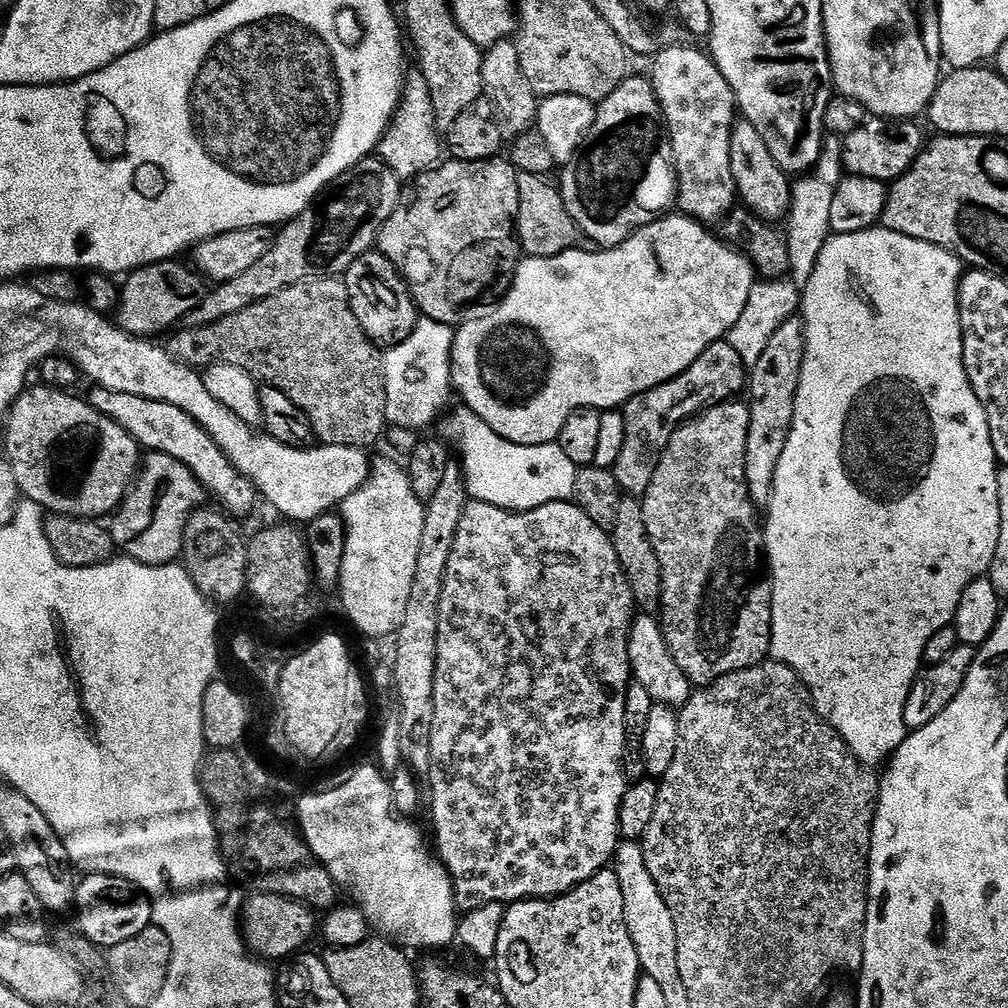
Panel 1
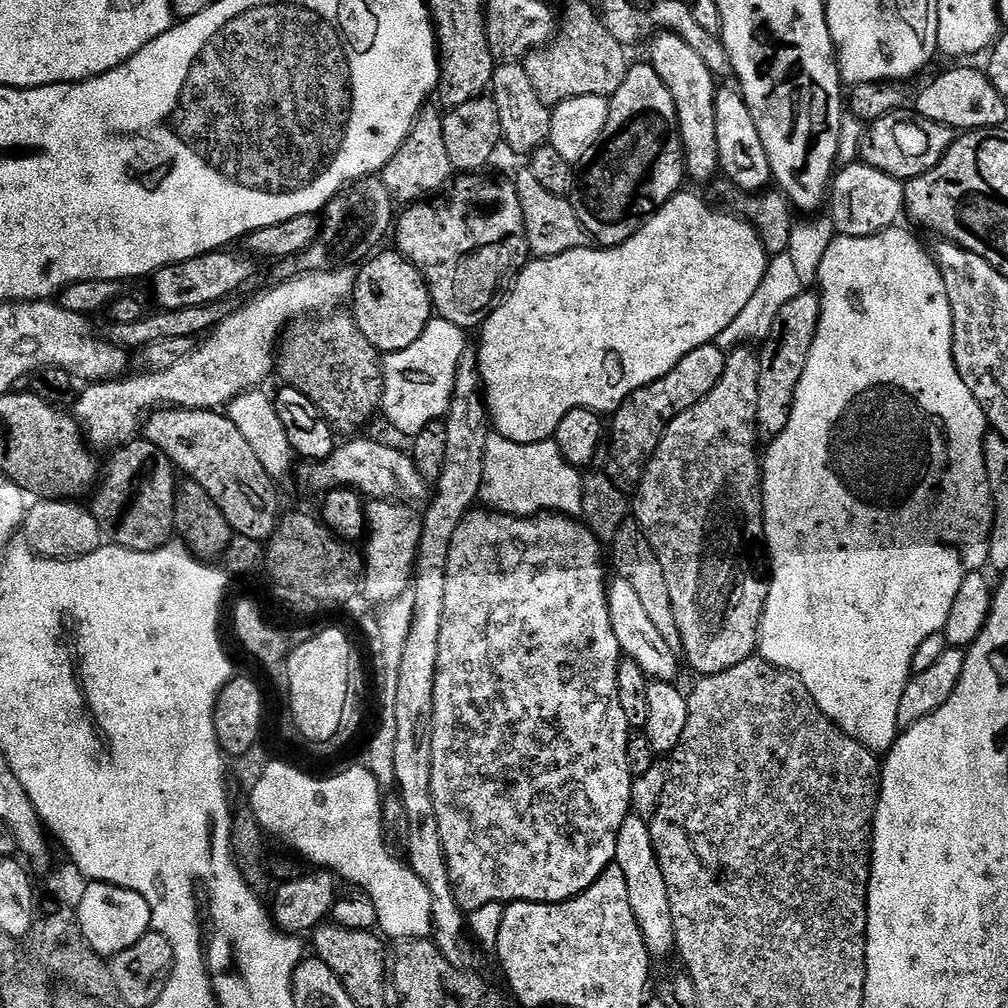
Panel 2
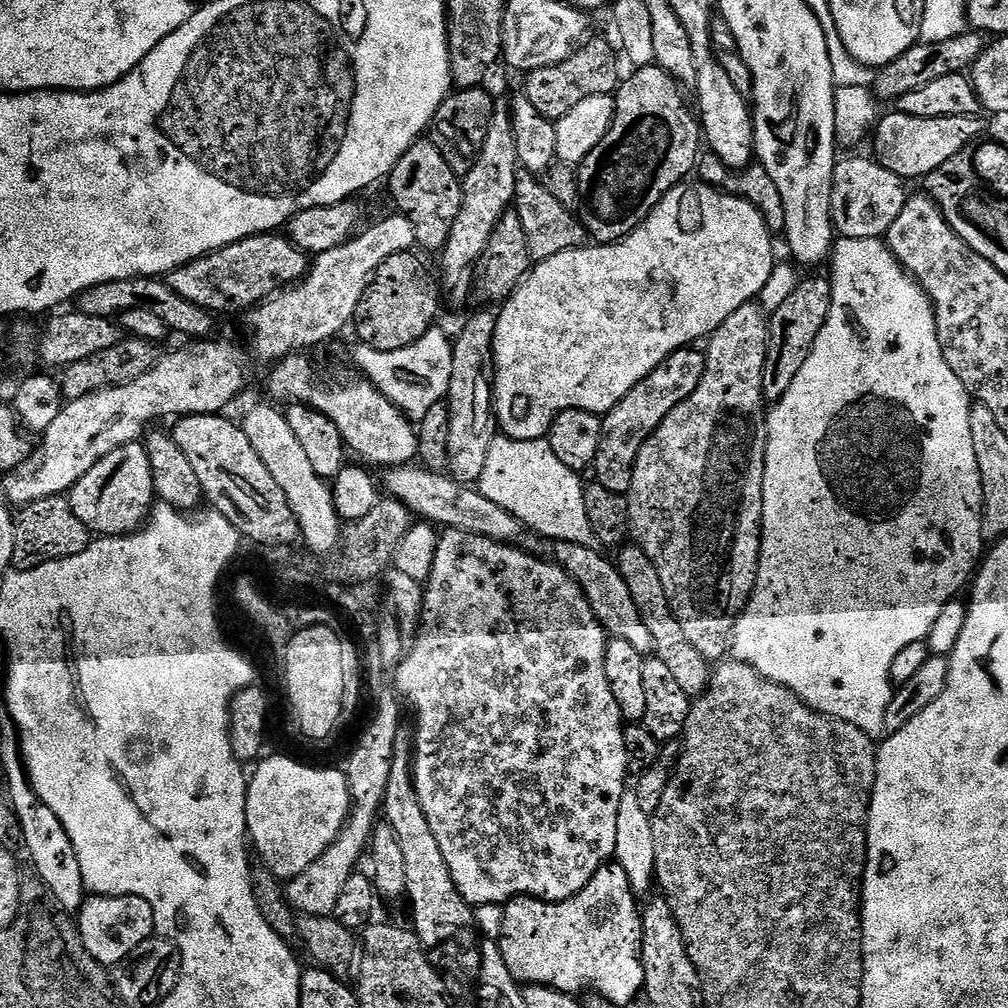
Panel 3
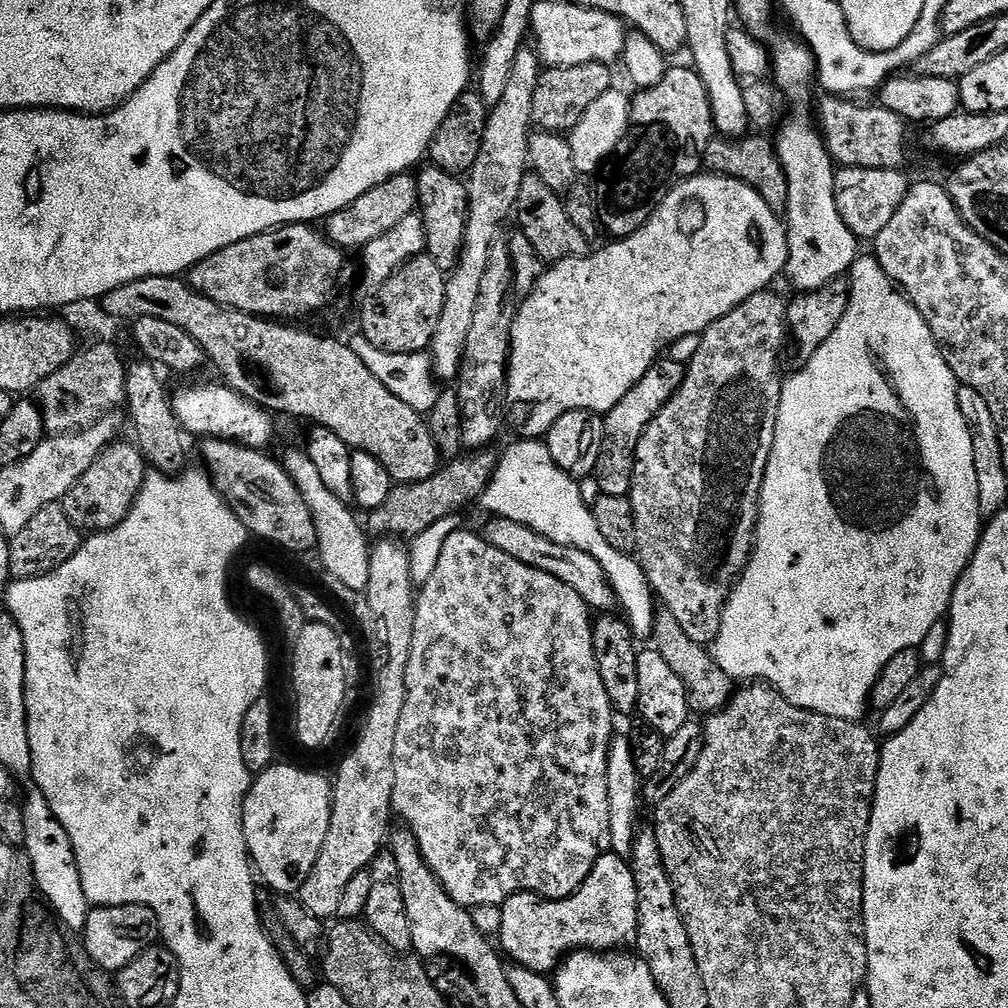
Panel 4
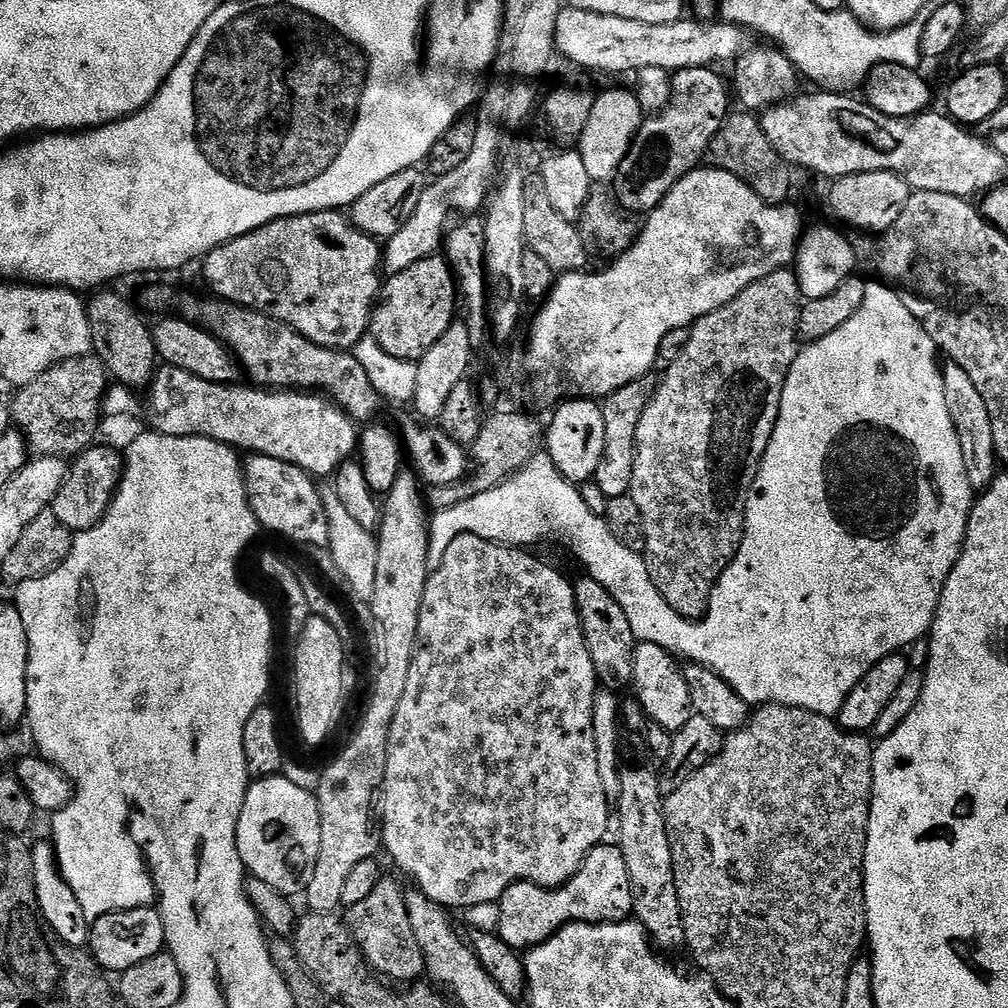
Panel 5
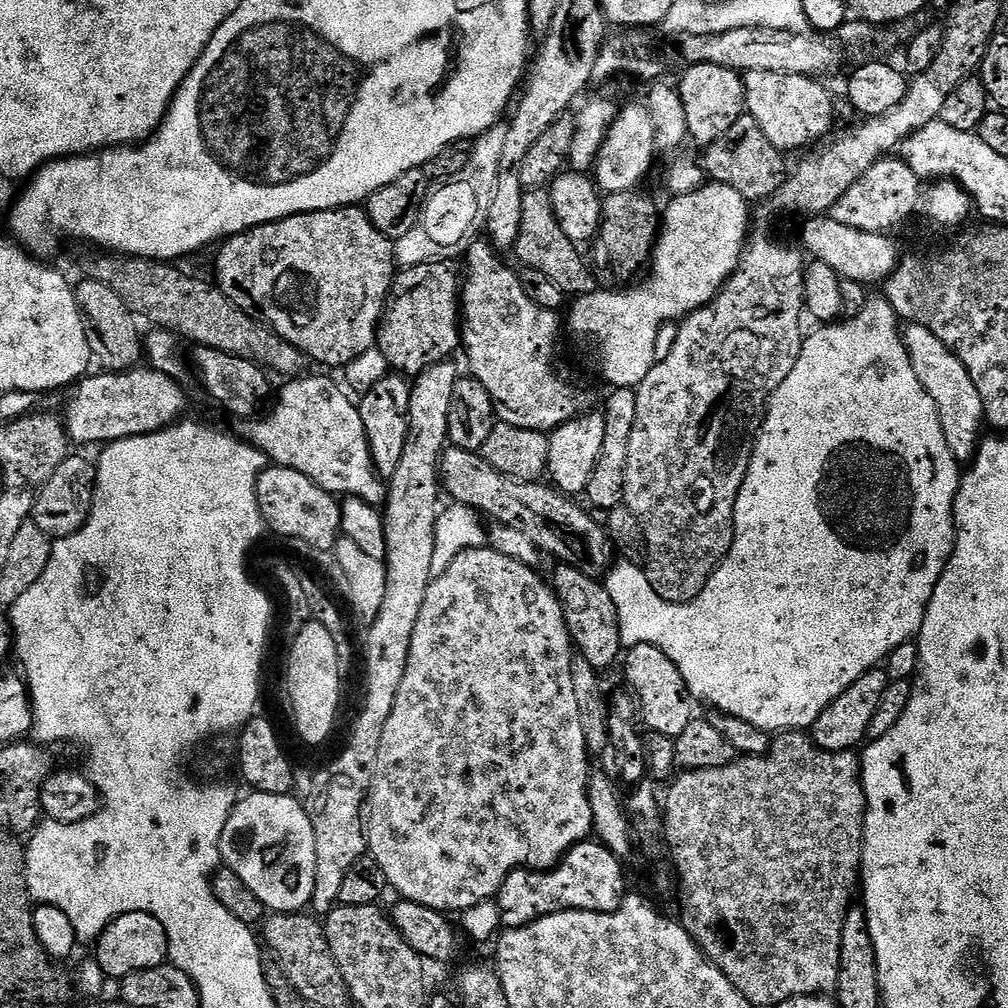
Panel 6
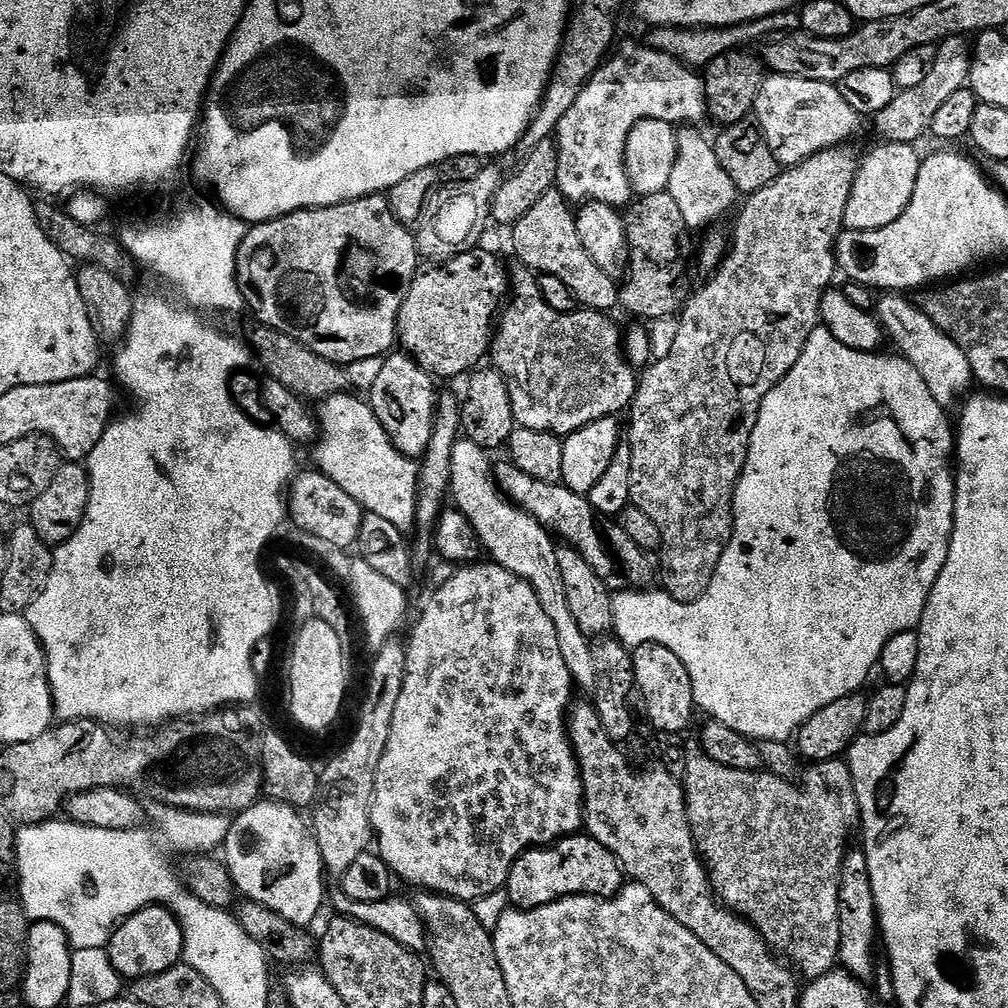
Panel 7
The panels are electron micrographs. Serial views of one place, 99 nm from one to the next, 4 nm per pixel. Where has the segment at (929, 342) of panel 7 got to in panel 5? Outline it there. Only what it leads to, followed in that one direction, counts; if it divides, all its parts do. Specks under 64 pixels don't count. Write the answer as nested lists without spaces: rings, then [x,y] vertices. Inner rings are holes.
[[[948,362],[943,365],[942,371],[946,407],[950,410],[950,418],[954,422],[954,430],[962,446],[962,462],[966,462],[966,478],[970,478],[970,486],[974,490],[989,488],[998,475],[994,430],[990,426],[990,410],[986,410],[986,401],[982,399],[982,394],[978,394],[978,386],[974,386],[970,374],[966,374],[962,366]]]

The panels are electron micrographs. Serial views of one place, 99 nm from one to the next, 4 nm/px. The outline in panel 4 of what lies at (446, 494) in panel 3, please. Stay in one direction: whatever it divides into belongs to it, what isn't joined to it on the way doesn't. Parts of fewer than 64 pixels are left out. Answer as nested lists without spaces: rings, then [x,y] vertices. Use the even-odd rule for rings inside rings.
[[[492,516],[484,524],[482,535],[494,550],[502,550],[502,554],[510,554],[510,558],[518,558],[518,562],[526,562],[526,566],[534,566],[546,574],[554,574],[562,582],[566,582],[588,603],[589,609],[600,614],[608,614],[617,607],[616,595],[606,576],[606,570],[598,566],[598,561],[590,558],[586,550],[578,550],[574,546],[562,546],[558,542],[550,542],[542,534],[522,526],[518,522],[510,522],[510,518]]]

